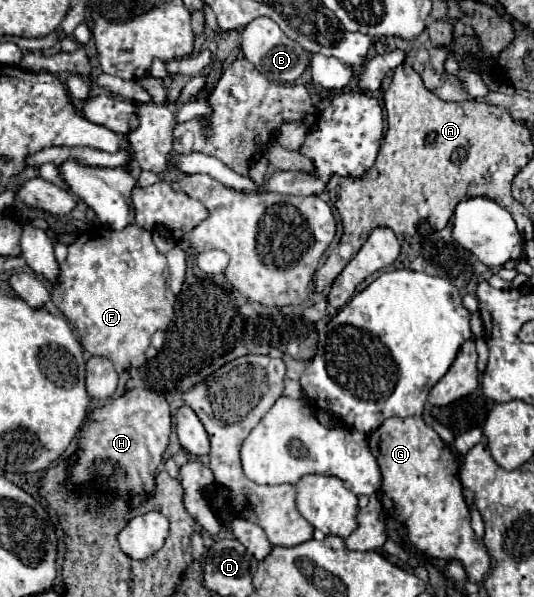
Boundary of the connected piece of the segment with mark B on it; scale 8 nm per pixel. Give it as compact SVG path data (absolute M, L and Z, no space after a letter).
M258 17L254 21L250 21L244 29L242 29L242 43L240 43L240 49L244 53L244 57L254 63L254 67L266 75L266 79L274 81L274 83L292 83L296 81L304 69L308 67L310 63L310 53L300 47L296 41L288 39L282 29L270 19L270 17Z

